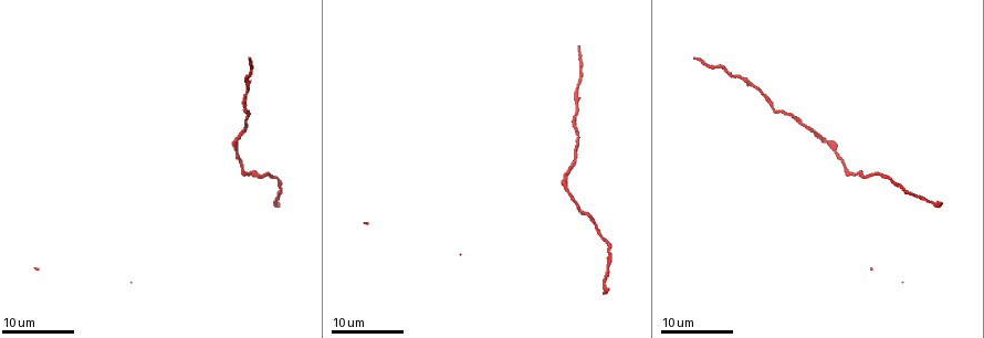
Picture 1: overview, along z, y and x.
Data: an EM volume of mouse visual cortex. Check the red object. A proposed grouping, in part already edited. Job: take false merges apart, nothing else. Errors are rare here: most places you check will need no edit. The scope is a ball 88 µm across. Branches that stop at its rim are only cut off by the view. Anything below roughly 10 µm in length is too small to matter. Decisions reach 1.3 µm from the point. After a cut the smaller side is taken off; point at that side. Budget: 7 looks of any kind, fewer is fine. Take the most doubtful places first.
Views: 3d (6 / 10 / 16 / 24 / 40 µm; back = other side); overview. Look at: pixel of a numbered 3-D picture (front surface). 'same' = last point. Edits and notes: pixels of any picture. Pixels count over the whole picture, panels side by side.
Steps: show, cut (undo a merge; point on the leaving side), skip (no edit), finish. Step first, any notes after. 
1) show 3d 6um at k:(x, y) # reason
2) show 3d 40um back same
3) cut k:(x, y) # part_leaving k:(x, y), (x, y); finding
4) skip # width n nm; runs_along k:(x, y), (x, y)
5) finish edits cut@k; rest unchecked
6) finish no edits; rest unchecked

show 3d 24um at 1:(901, 185) # thin neck

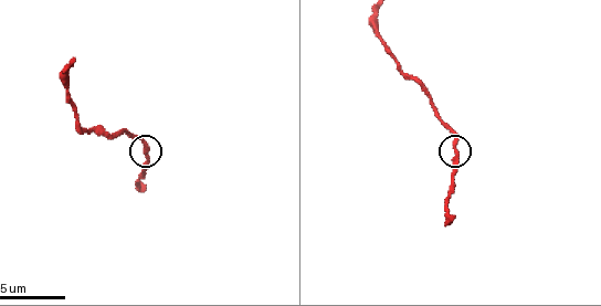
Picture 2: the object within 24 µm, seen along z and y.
show 3d 10um at 2:(148, 154)

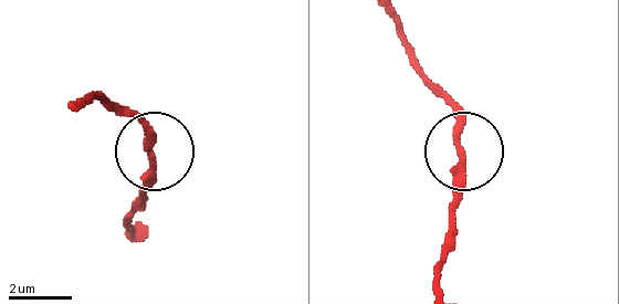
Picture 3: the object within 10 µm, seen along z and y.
skip # width 220 nm; runs_along 3:(73, 104), (102, 96), (134, 113), (149, 155), (142, 205); continuous, no second neuron

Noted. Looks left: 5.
show 3d 10um at 2:(67, 92) # calibre changes

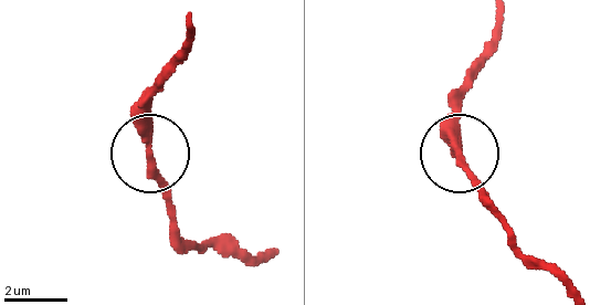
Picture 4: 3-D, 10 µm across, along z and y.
skip # runs_along 4:(172, 244), (172, 200), (149, 144), (149, 92); one neuron here

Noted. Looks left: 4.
show 3d 24um at 1:(750, 82) # thick turns thin

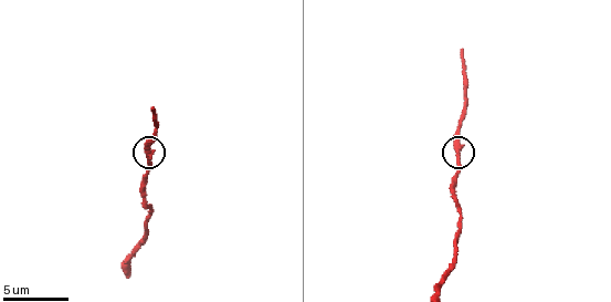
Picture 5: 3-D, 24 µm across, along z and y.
show 3d 6um at 5:(149, 156)

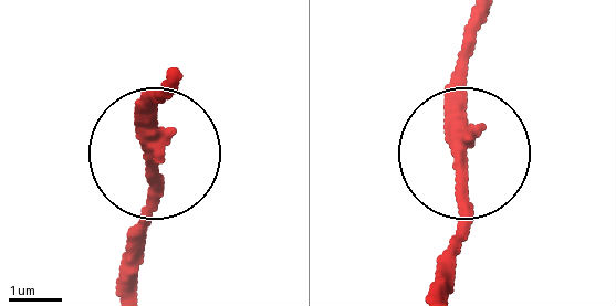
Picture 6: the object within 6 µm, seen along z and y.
skip # runs_along 6:(449, 288), (462, 55); one neuron here

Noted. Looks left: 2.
show 3d 10um at 5:(454, 195) # sudden change in width

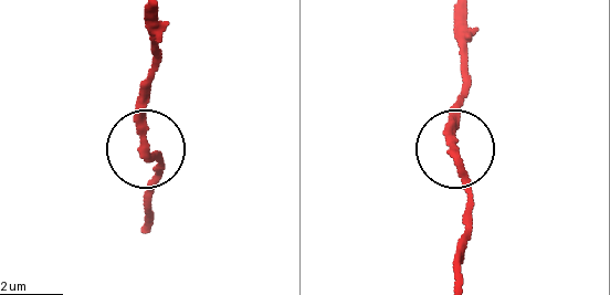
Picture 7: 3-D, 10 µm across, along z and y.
show 3d 6um at 7:(145, 149) # closer look

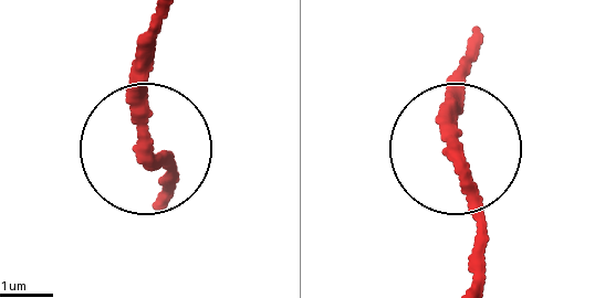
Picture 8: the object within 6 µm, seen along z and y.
skip # runs_along 8:(471, 280), (484, 227), (459, 145), (459, 74); continuous, no second neuron

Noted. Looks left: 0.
finish no edits; rest unchecked

